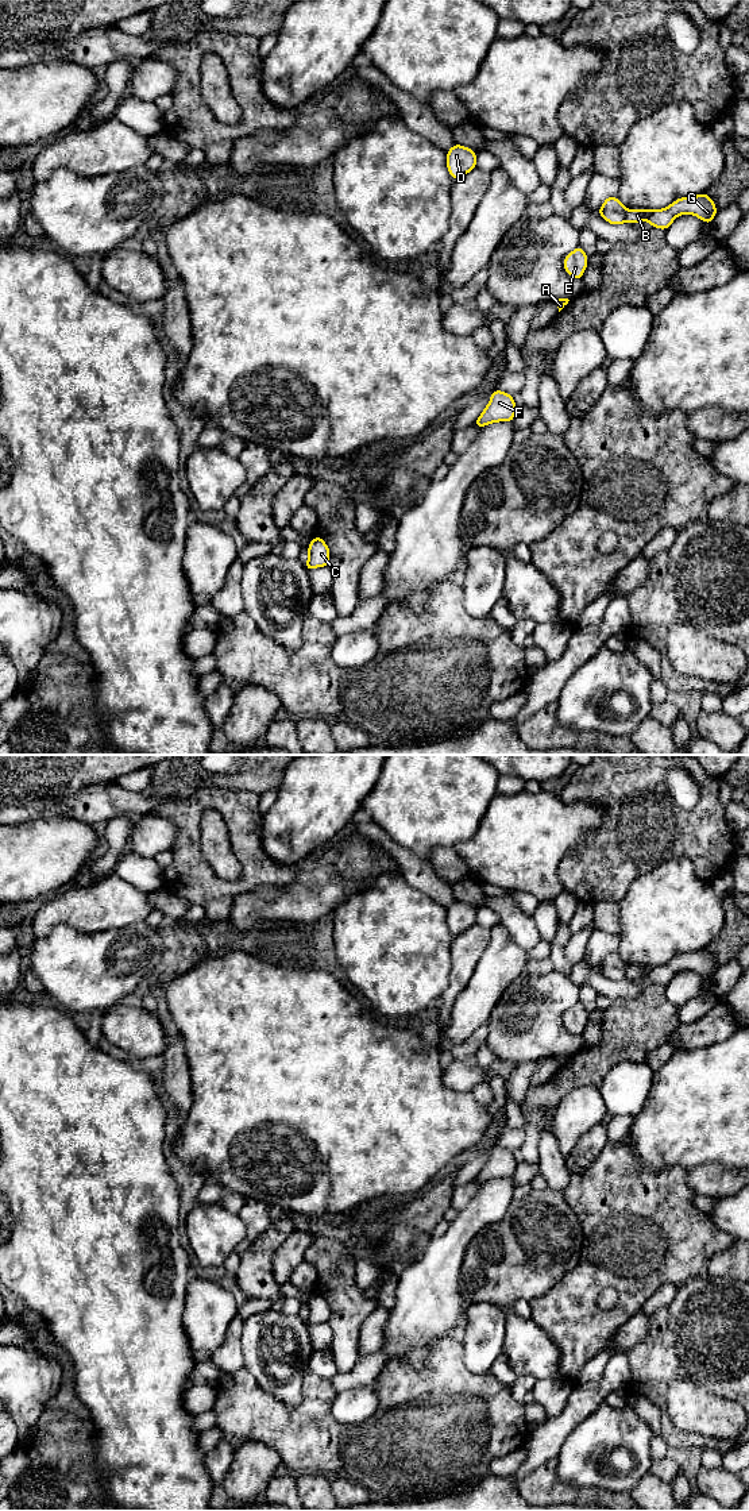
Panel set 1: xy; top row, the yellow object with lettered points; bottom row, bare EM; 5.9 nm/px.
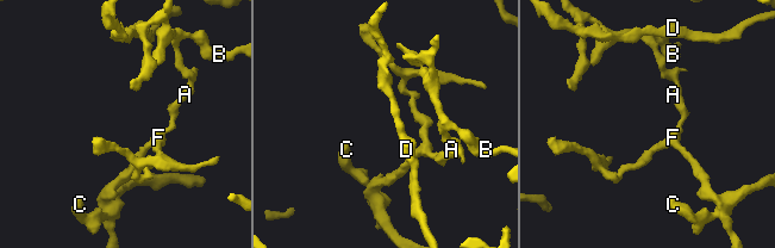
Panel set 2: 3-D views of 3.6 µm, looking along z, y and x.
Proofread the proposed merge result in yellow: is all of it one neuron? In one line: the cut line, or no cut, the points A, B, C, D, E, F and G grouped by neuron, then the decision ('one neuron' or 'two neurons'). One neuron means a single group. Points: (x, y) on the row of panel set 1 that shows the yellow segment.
cut xy (626, 209), (624, 220); groups A E F / B C D G; two neurons

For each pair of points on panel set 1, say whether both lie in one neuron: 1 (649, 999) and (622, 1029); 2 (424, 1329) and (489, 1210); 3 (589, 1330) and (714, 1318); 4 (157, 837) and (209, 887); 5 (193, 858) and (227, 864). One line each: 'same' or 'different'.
1: same
2: same
3: different
4: different
5: different

